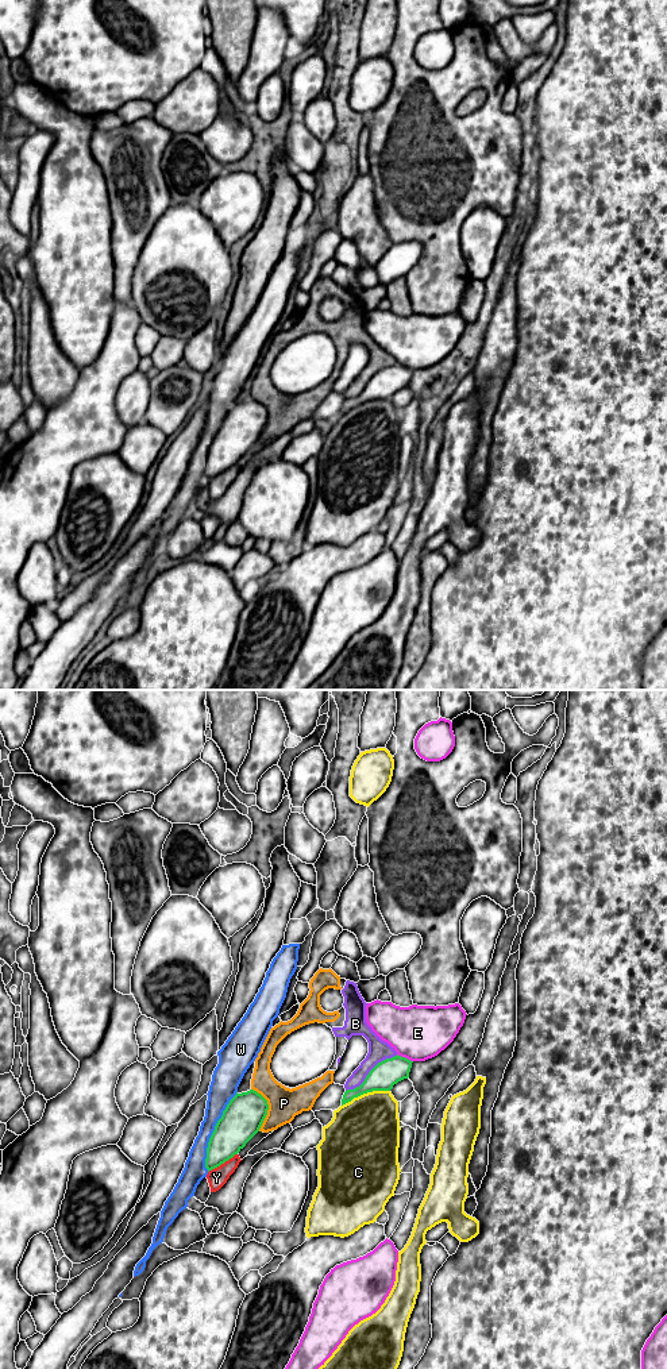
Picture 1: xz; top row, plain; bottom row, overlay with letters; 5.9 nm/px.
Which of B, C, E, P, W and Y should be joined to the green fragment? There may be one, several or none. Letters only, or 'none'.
none

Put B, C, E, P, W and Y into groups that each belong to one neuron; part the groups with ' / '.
B P / C / E / W / Y

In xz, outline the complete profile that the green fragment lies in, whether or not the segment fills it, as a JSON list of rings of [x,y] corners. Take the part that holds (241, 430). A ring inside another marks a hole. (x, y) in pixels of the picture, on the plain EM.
[[[257,400],[236,401],[209,447],[205,467],[208,481],[232,467],[246,455],[259,440],[267,419],[267,409]]]

